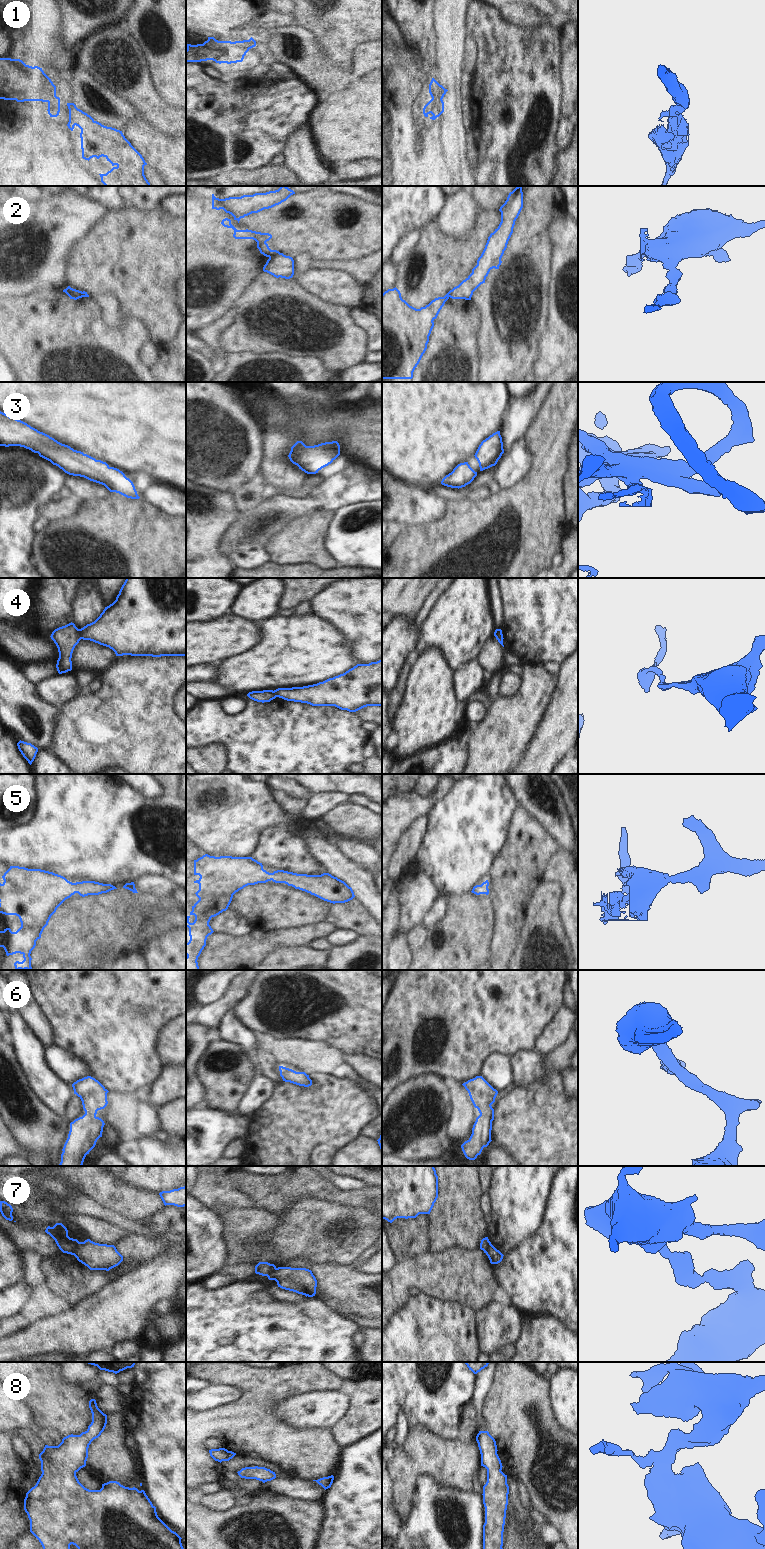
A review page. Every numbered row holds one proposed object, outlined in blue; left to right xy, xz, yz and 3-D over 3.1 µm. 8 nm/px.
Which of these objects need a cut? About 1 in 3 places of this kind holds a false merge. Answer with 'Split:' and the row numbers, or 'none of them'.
Split: 2, 4, 7

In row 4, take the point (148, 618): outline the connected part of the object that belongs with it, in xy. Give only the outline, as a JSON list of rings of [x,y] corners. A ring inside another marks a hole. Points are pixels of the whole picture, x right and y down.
[[[126,578],[116,600],[79,634],[83,640],[109,647],[116,656],[186,656],[186,578]]]

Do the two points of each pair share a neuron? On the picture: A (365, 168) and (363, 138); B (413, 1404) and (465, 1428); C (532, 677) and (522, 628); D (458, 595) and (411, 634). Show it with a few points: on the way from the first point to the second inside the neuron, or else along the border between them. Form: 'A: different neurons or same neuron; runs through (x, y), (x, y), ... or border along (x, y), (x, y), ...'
A: different neurons; border along (371, 158), (361, 158), (341, 163)
B: different neurons; border along (463, 1417), (459, 1425), (459, 1436)
C: different neurons; border along (542, 664), (523, 665)
D: different neurons; border along (420, 631), (413, 654)

